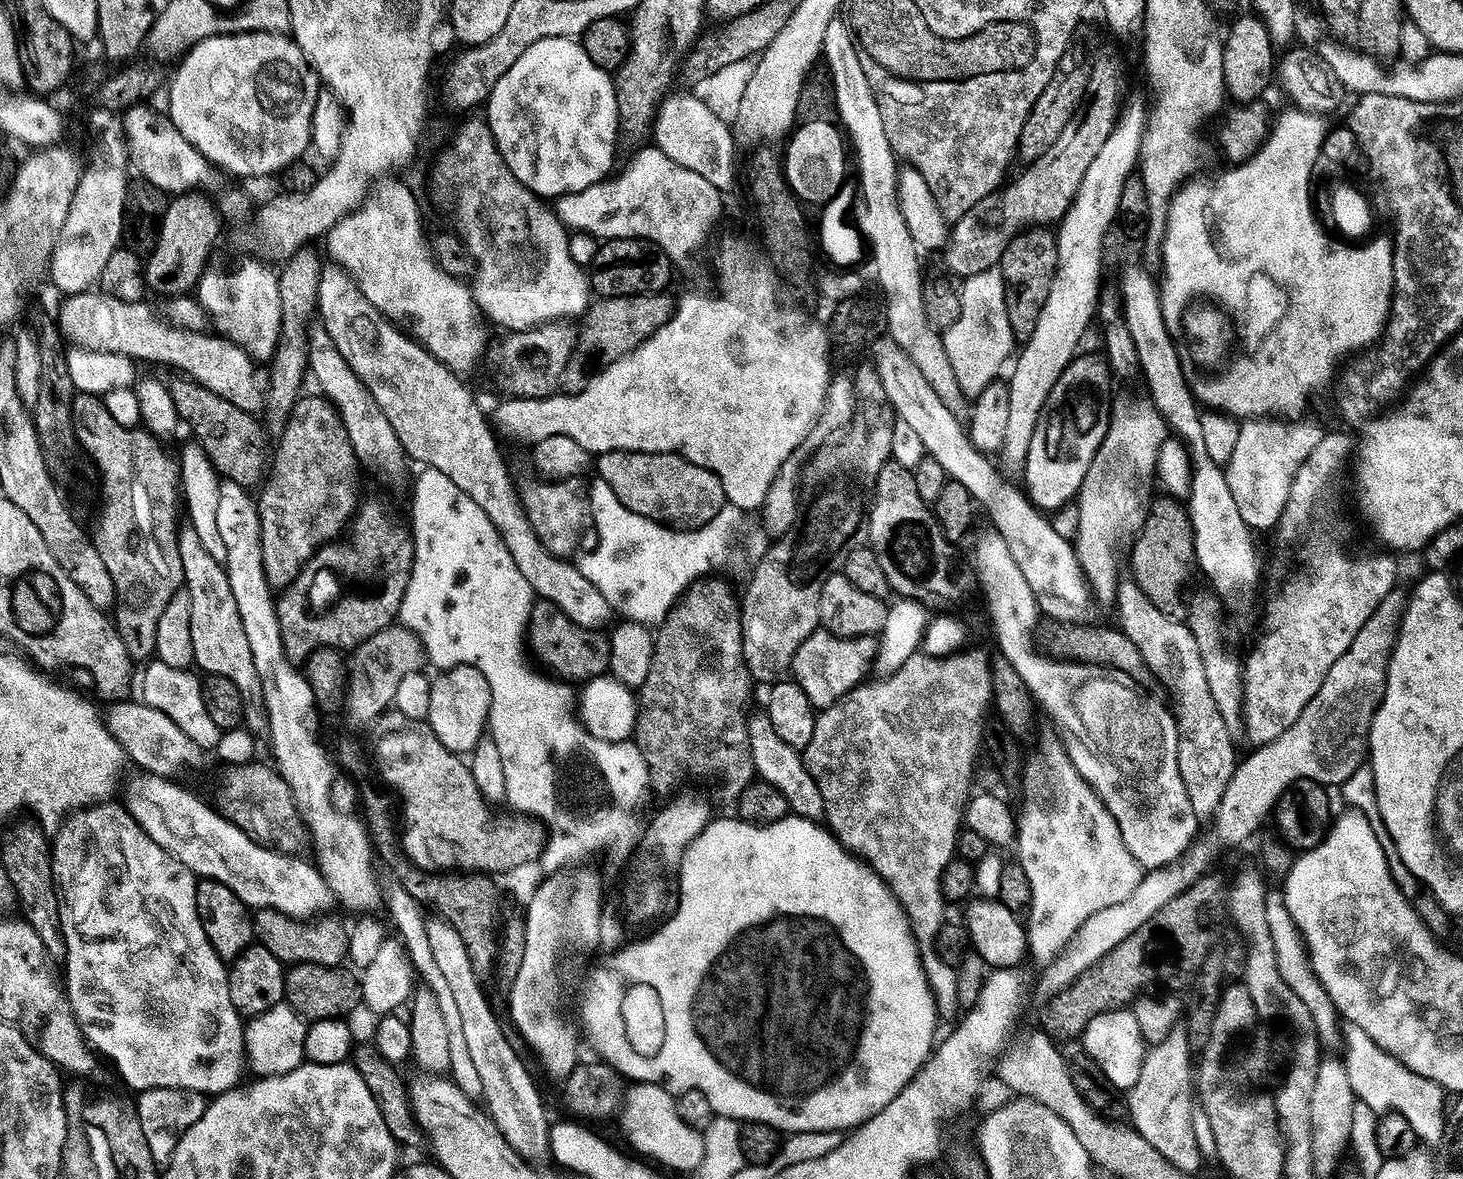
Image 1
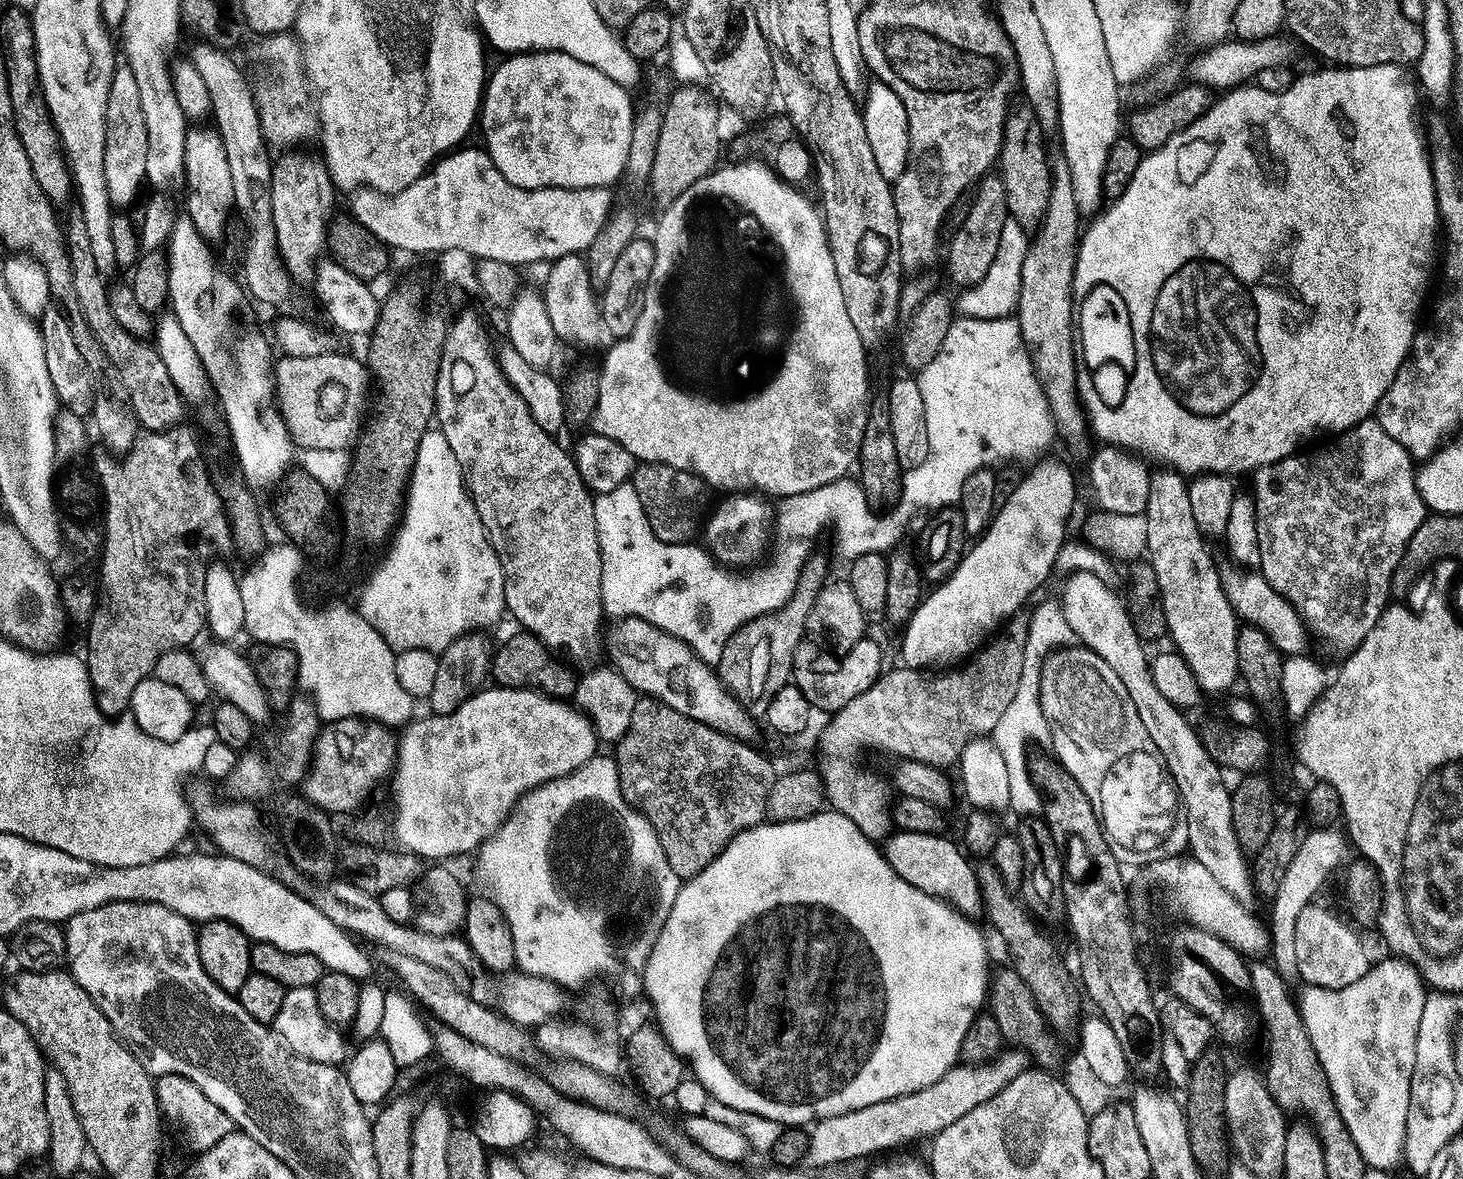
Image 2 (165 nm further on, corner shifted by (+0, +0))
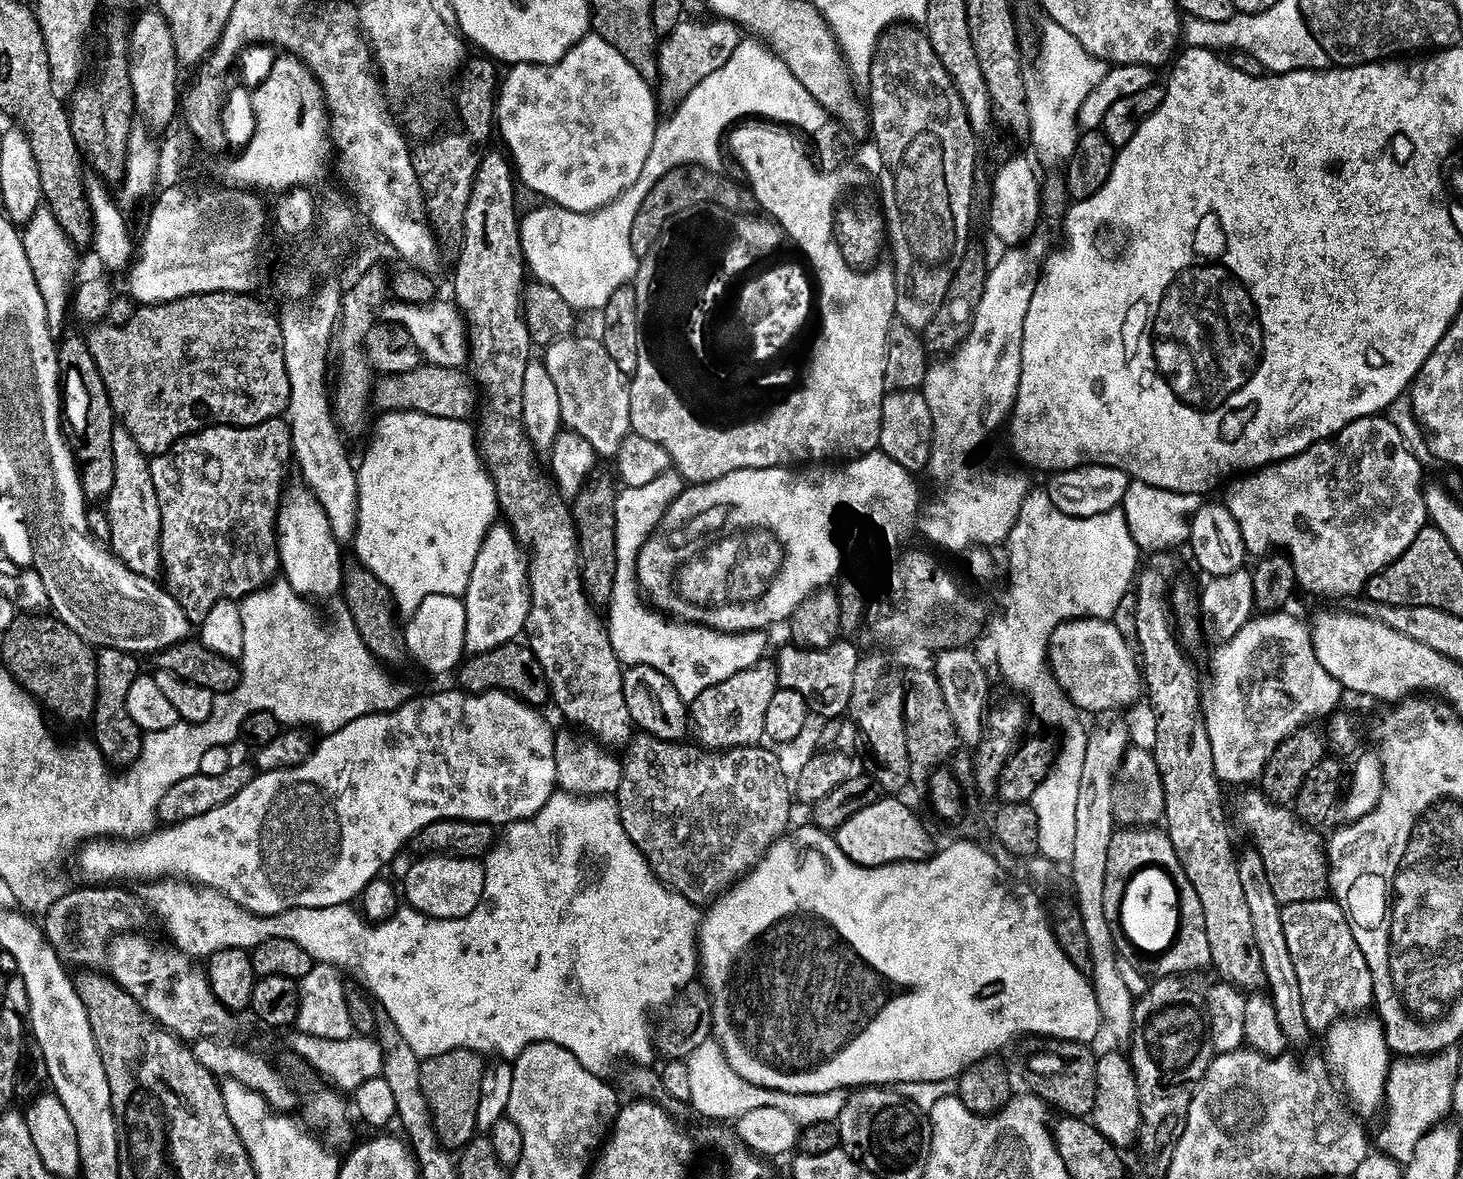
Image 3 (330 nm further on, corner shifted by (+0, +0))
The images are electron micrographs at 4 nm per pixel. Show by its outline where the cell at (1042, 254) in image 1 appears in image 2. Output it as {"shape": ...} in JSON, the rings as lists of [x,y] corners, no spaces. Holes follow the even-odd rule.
{"shape":[[[1028,106],[1013,107],[1004,120],[1004,133],[998,157],[998,175],[1006,186],[1006,206],[1009,217],[1017,220],[1024,229],[1032,230],[1037,227],[1047,209],[1050,200],[1052,171],[1050,157],[1048,158],[1037,116]]]}

